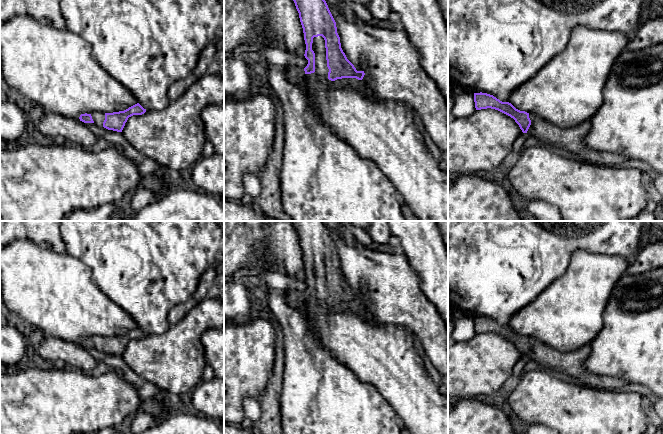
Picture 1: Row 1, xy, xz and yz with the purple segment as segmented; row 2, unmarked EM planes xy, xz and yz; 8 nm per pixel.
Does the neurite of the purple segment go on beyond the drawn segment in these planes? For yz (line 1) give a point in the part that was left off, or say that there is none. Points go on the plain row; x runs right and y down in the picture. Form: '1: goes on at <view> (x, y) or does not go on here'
1: goes on at yz (570, 363)

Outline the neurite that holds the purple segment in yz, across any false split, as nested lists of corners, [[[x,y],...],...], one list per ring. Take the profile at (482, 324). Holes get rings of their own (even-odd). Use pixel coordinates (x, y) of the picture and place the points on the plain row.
[[[474,317],[476,334],[495,333],[515,344],[523,357],[538,363],[541,368],[553,373],[559,371],[576,379],[577,382],[603,387],[606,379],[591,374],[583,365],[591,353],[590,344],[571,352],[560,352],[535,337],[516,333],[509,326],[502,326],[487,317]]]

